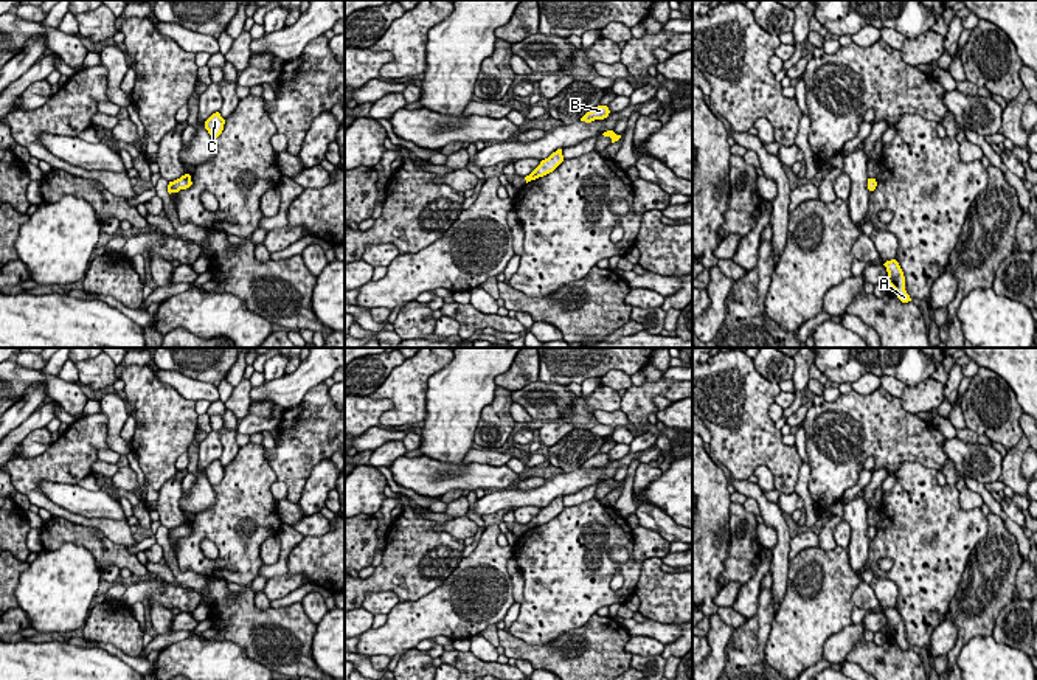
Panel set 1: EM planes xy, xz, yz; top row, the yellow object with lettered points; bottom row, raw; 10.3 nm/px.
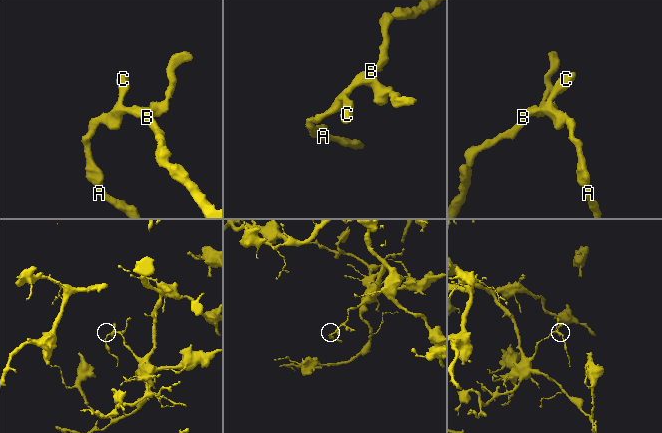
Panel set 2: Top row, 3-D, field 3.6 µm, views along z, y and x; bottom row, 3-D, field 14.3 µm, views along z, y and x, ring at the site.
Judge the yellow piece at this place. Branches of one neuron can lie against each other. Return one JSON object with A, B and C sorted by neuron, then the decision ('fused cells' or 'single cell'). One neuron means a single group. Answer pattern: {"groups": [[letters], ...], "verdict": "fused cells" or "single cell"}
{"groups": [["A"], ["B", "C"]], "verdict": "fused cells"}

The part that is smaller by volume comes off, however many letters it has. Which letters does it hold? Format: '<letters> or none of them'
A

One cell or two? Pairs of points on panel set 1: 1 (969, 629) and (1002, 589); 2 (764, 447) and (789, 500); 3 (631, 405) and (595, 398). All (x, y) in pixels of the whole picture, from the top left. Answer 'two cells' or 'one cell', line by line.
1: one cell
2: two cells
3: two cells

